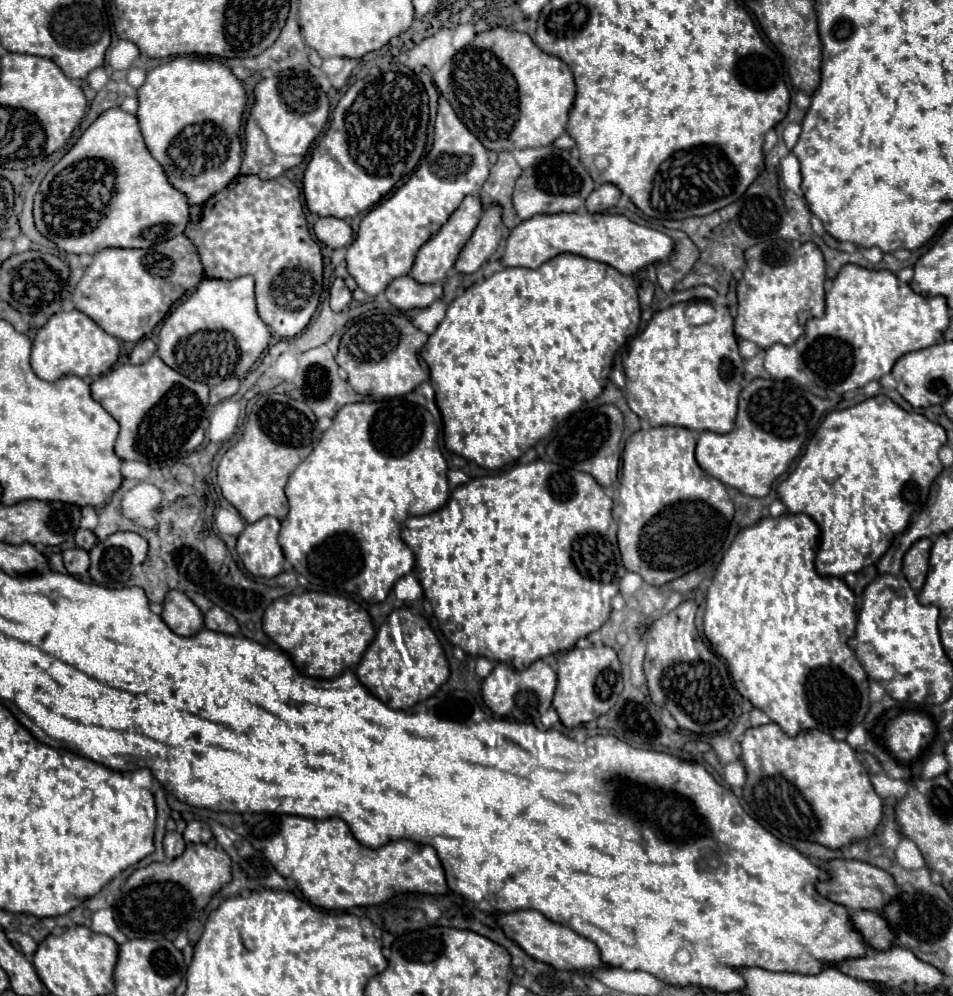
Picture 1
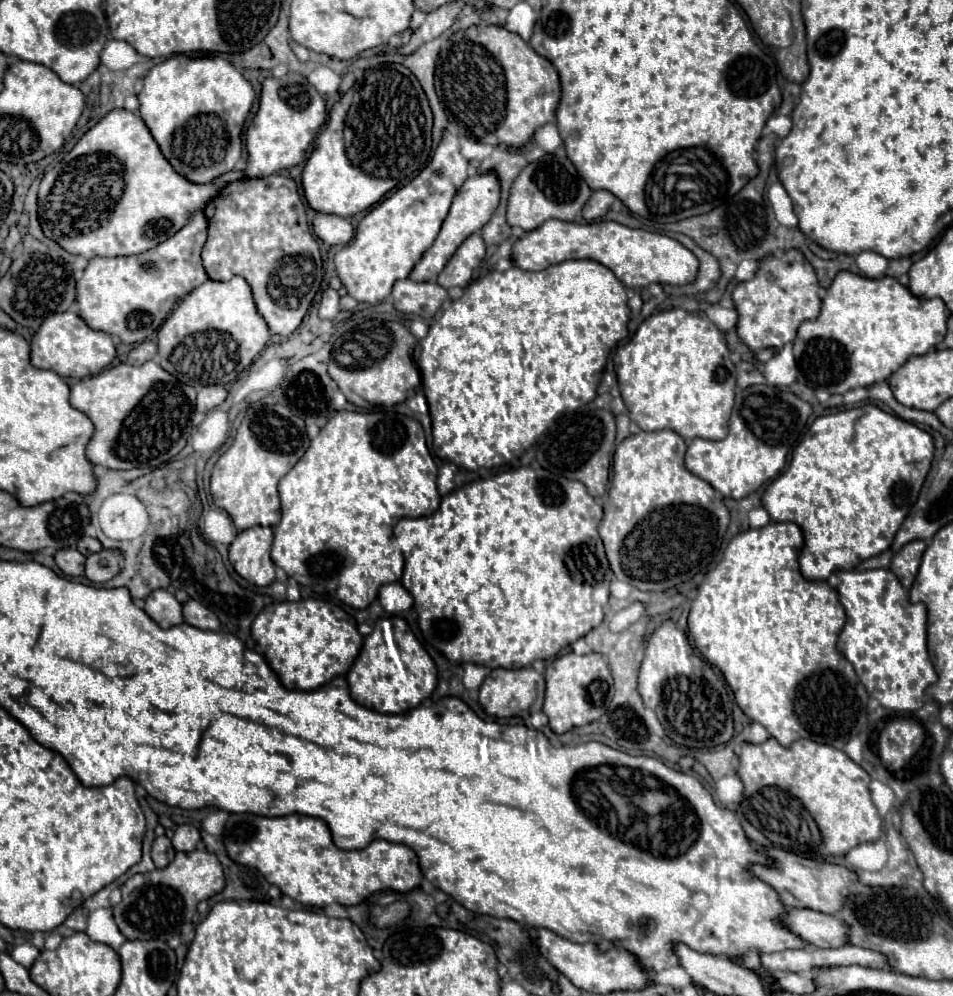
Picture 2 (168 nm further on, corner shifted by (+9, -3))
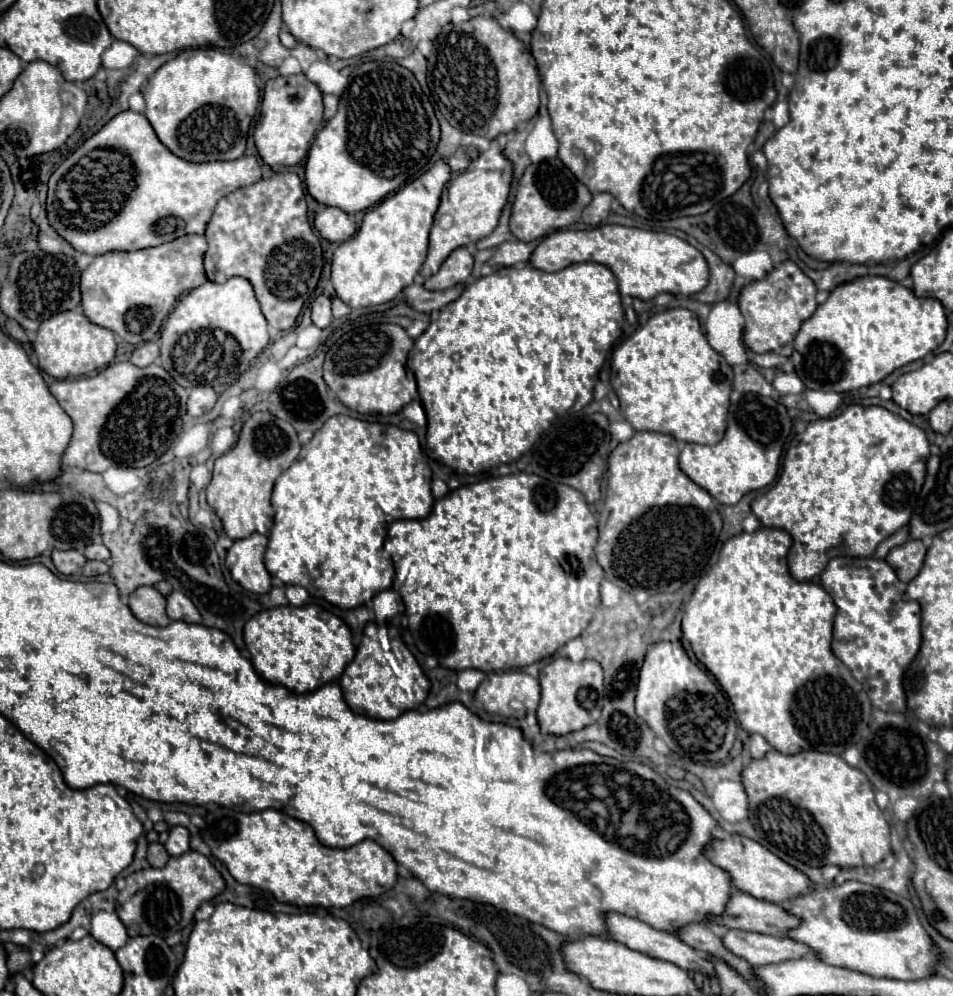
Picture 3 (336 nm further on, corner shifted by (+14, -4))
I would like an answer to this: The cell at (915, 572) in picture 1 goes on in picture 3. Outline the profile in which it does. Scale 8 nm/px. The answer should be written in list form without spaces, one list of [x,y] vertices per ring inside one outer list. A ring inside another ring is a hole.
[[[908,540],[906,544],[892,548],[886,562],[890,564],[890,568],[894,568],[896,576],[904,584],[908,584],[918,574],[924,562],[924,554],[926,554],[926,546],[920,540]]]

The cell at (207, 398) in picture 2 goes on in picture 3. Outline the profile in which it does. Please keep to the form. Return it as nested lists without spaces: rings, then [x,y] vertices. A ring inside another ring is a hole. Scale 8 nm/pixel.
[[[210,386],[192,388],[190,398],[188,398],[188,414],[198,418],[198,416],[210,412],[214,408],[216,400],[218,400],[218,396],[216,396],[214,388],[210,388]]]

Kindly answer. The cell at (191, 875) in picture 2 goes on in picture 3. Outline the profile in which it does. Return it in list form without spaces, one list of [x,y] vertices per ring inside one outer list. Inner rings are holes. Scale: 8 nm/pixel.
[[[186,852],[168,860],[164,868],[146,868],[126,878],[126,888],[116,900],[116,914],[128,930],[128,936],[170,936],[180,932],[194,918],[202,902],[212,900],[224,890],[224,878],[212,862],[200,852]]]

